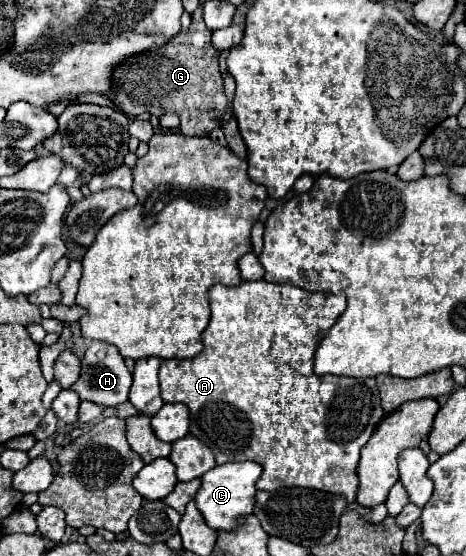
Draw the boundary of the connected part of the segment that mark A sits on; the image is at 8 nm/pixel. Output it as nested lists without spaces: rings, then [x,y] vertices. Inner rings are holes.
[[[265,280],[257,282],[243,282],[241,286],[223,286],[215,284],[209,290],[209,300],[211,300],[211,322],[203,332],[203,352],[191,360],[163,360],[159,369],[159,383],[161,398],[165,402],[183,402],[189,406],[191,412],[191,426],[189,432],[205,442],[213,454],[217,464],[225,462],[235,462],[235,460],[253,460],[263,466],[263,474],[256,482],[257,490],[277,490],[281,486],[301,486],[301,488],[315,488],[315,490],[325,490],[331,494],[343,494],[347,502],[353,502],[357,496],[357,474],[355,466],[359,462],[359,450],[367,444],[367,438],[375,432],[379,426],[381,418],[385,416],[381,402],[379,402],[379,390],[375,384],[375,378],[345,378],[345,376],[317,376],[313,372],[313,356],[319,346],[319,342],[325,338],[329,328],[337,322],[337,318],[345,310],[345,294],[323,294],[323,292],[307,292],[303,288],[291,286],[291,284],[271,284]]]

